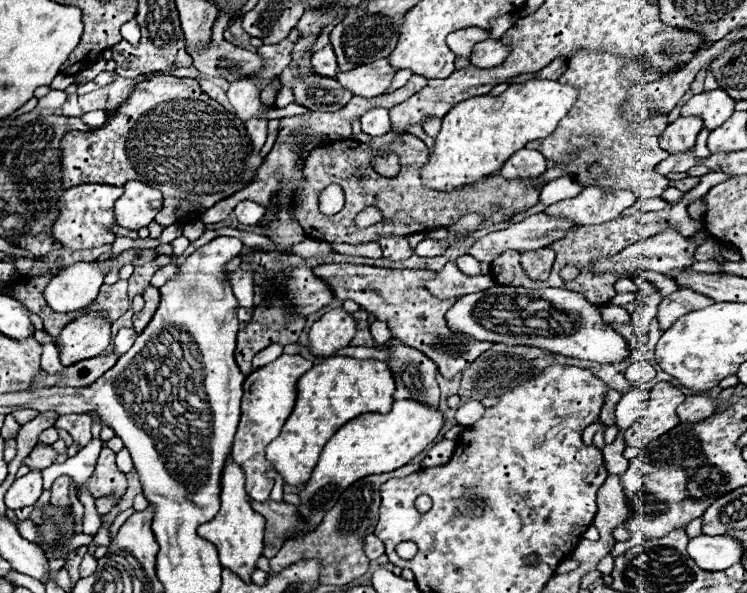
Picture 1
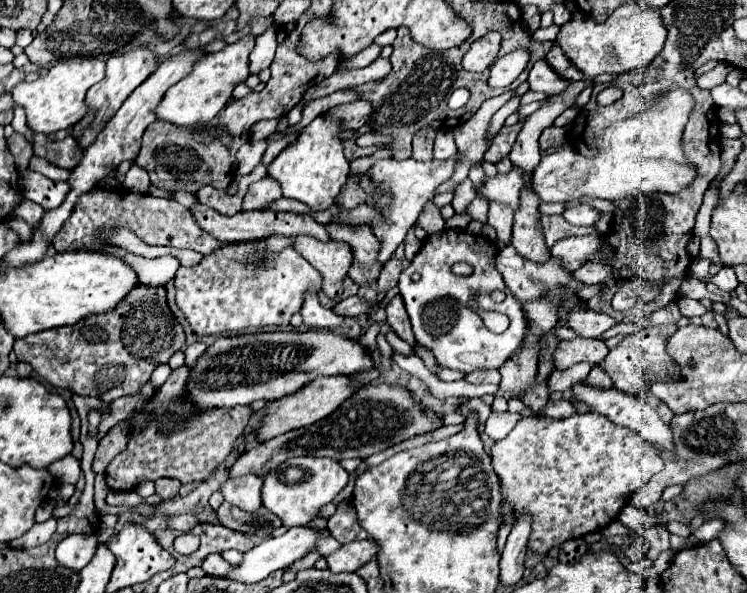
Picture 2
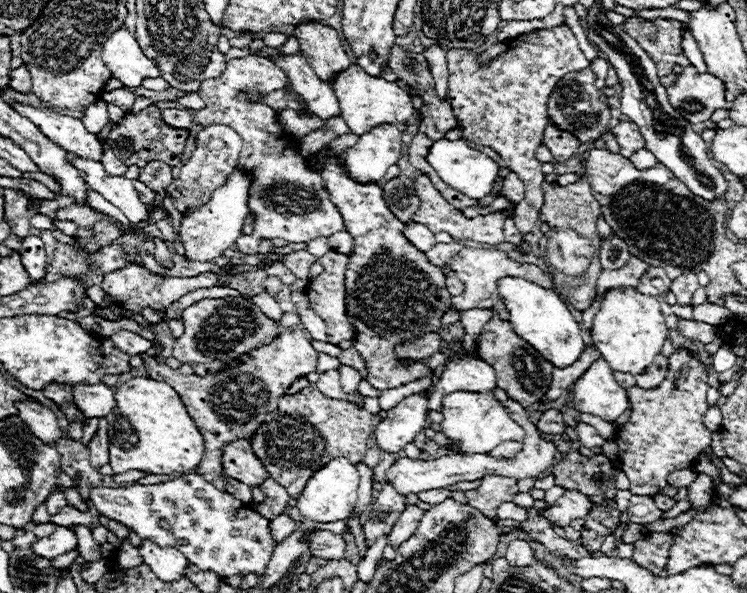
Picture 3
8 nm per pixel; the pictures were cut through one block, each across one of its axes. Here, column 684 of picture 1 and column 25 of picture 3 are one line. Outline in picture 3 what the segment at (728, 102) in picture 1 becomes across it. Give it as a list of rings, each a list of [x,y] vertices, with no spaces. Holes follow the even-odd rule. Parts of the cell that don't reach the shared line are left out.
[[[12,102],[12,108],[16,112],[22,112],[22,116],[34,120],[38,124],[40,132],[54,140],[60,148],[68,152],[78,152],[78,156],[86,156],[90,160],[100,160],[102,158],[102,144],[98,142],[96,134],[88,132],[84,122],[80,118],[72,116],[62,116],[50,108],[34,108],[30,104],[20,104]]]

